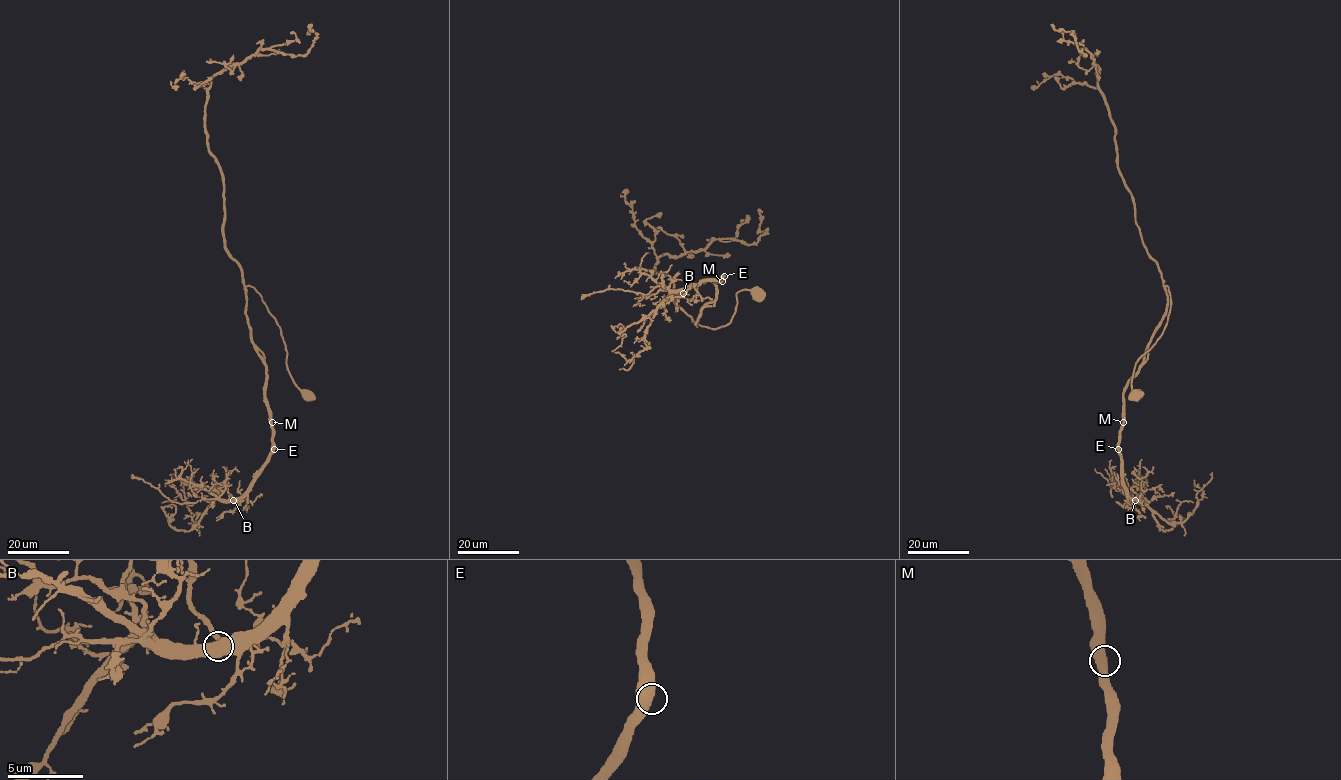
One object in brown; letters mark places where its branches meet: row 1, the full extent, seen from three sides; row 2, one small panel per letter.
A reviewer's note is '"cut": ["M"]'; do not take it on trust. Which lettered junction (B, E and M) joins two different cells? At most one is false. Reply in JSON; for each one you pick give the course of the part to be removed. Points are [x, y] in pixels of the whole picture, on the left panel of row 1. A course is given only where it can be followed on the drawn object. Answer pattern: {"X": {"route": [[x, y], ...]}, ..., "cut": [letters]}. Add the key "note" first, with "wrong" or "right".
{"note": "wrong", "cut": []}

